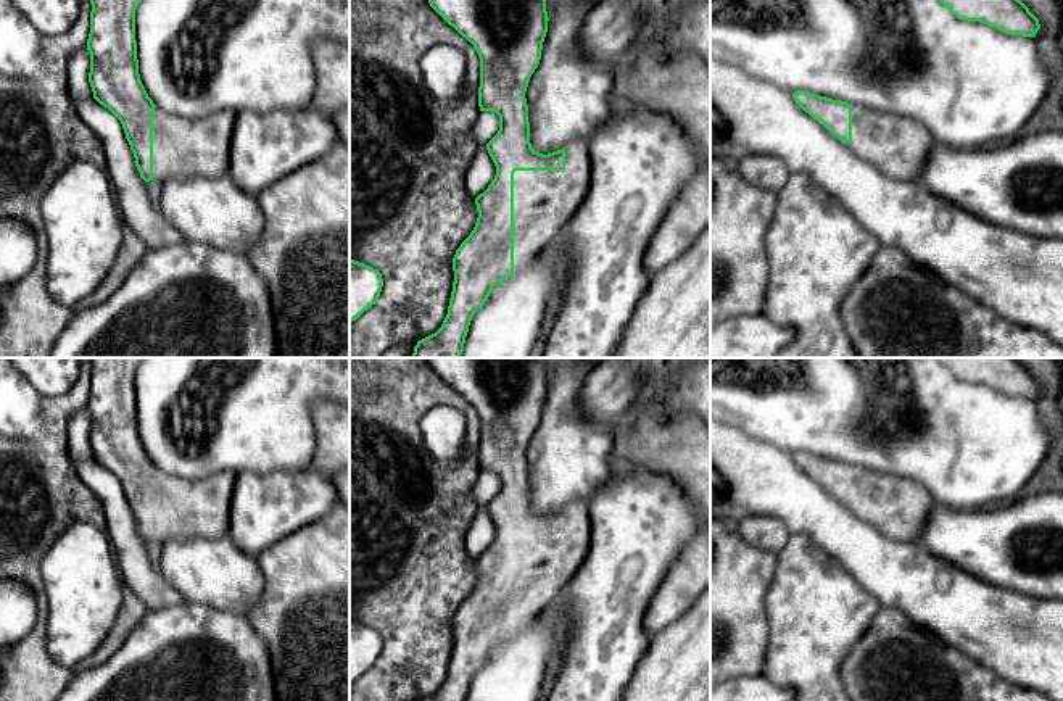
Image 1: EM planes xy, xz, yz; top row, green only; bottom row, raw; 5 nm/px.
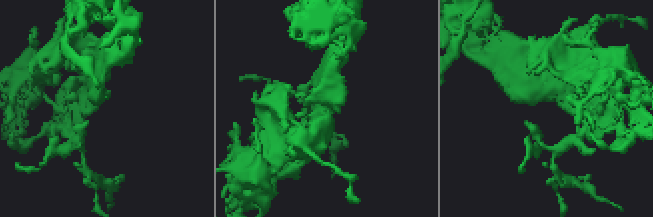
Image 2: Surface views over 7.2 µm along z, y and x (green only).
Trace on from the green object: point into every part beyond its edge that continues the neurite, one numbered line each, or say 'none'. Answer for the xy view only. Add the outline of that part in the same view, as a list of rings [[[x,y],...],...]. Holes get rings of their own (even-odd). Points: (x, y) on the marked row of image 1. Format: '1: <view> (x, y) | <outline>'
1: xy (182, 147) | [[[224,110],[201,119],[153,111],[153,180],[221,177],[229,172],[235,113]]]

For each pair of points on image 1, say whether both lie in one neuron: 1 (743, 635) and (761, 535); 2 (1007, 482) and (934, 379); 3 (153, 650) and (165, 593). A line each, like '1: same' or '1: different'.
1: different
2: same
3: different

